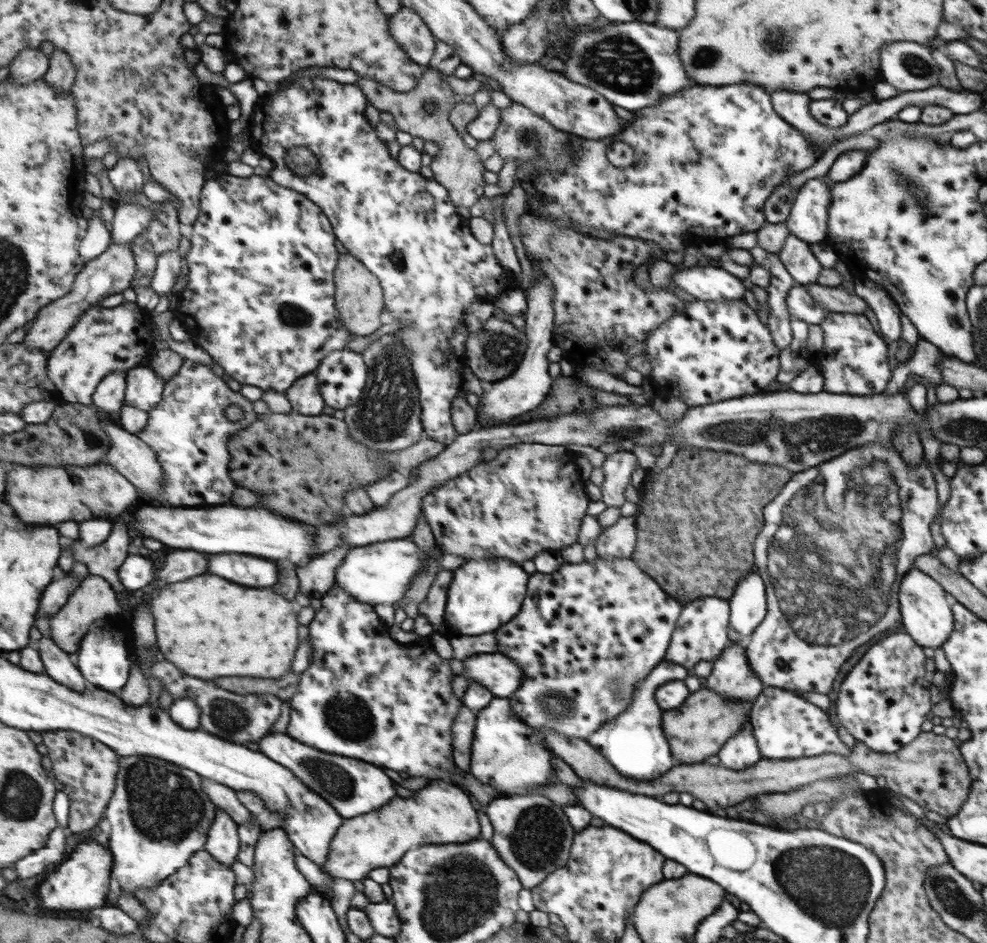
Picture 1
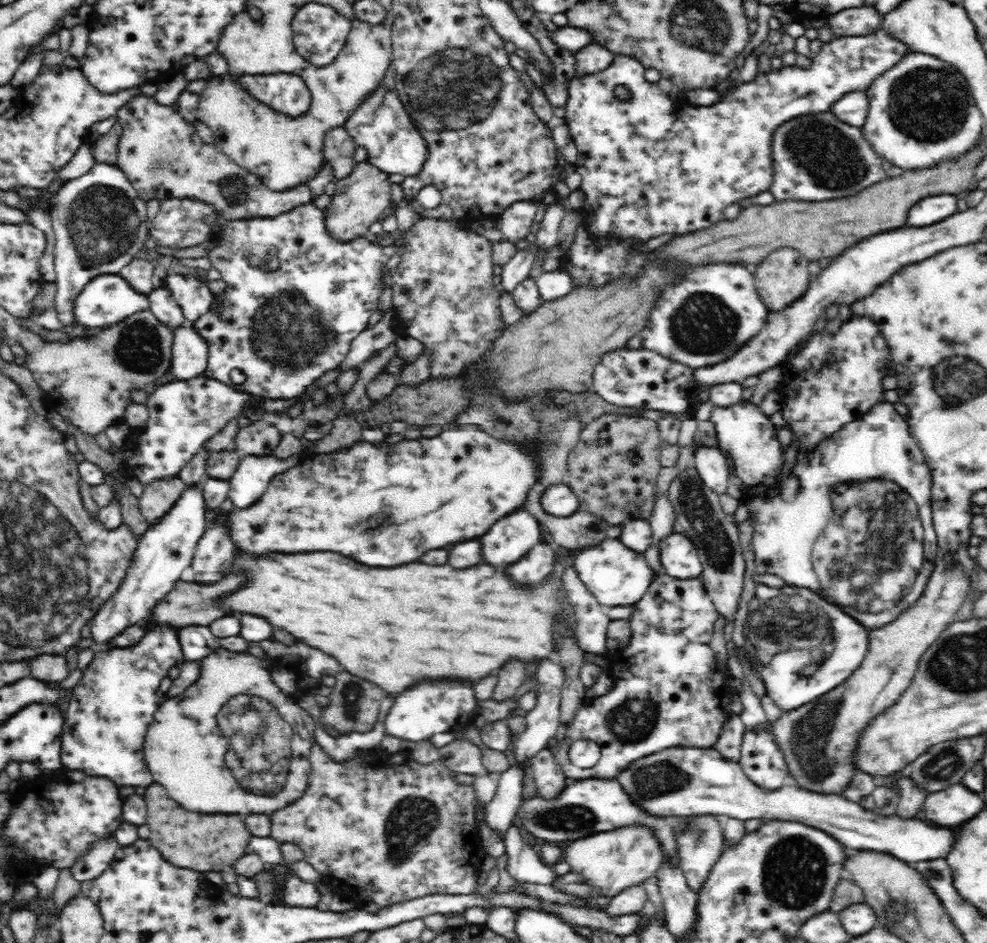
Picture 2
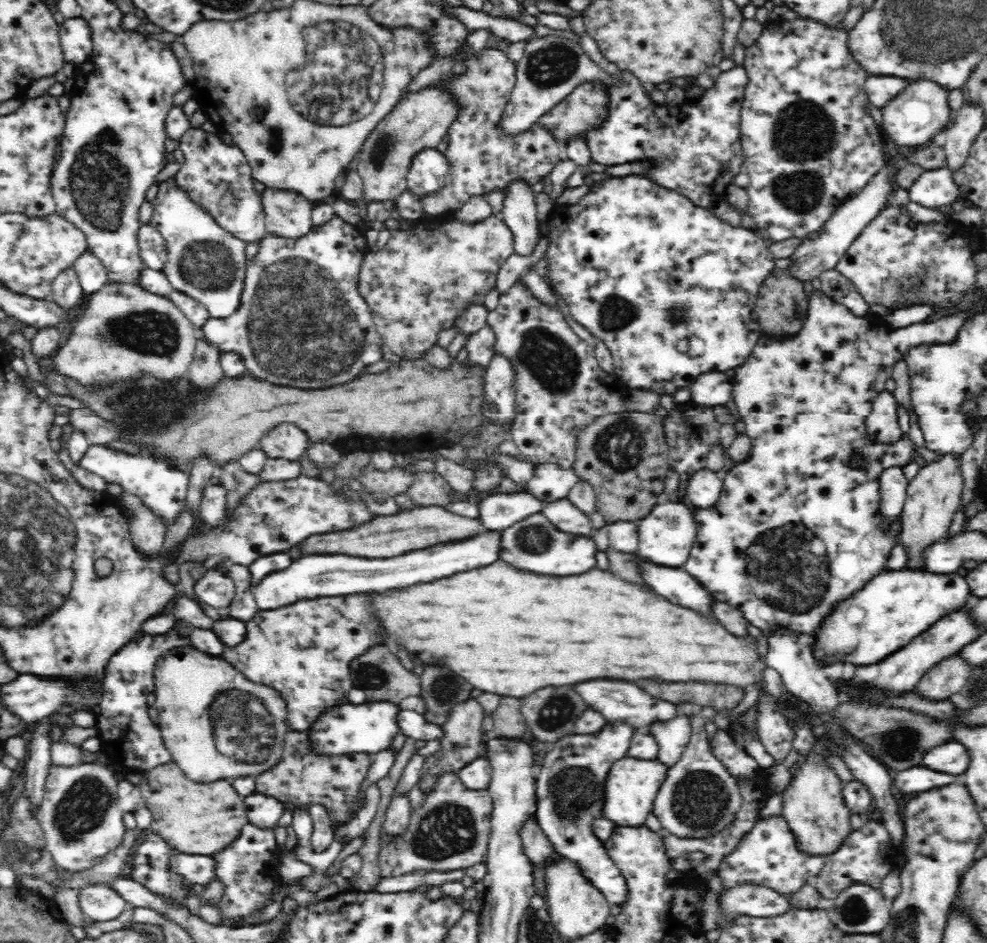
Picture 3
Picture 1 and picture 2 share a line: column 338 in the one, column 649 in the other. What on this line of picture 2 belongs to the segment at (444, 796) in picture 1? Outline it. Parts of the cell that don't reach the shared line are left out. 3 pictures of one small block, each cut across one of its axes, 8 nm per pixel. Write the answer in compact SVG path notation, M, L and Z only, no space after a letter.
M625 827L570 841L570 846L564 848L562 861L570 866L570 872L580 876L586 887L592 888L596 898L613 898L626 888L654 877L661 862L661 851L656 836L648 829Z

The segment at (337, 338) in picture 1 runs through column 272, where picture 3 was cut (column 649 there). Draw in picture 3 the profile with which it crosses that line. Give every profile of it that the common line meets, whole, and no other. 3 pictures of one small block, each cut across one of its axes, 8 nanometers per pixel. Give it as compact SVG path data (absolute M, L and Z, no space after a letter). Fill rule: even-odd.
M644 174L608 177L594 185L588 193L580 198L577 204L566 205L564 214L560 229L550 226L547 232L549 242L546 246L546 254L544 254L544 258L547 260L544 262L548 268L550 288L552 288L556 299L560 299L566 304L568 314L574 318L574 322L584 326L588 332L599 338L608 347L614 359L616 376L624 382L626 387L652 391L659 396L674 395L679 389L690 386L704 372L725 372L730 369L735 370L744 364L764 335L761 326L757 323L754 305L760 286L775 268L774 258L766 240L745 228L729 225L726 221L716 217L711 208L697 205L690 197L684 196L684 193L666 188L664 185L648 179ZM694 336L702 339L702 344L704 344L704 352L699 356L692 356L692 354L684 352L684 348L678 346L678 344L682 344L684 338Z

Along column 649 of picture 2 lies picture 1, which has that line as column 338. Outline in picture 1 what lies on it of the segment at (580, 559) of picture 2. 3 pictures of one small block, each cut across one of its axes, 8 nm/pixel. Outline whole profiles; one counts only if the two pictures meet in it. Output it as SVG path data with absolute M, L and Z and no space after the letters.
M411 536L353 547L351 553L337 567L336 584L339 584L345 592L349 592L353 600L359 600L361 604L392 605L404 598L414 578L425 570L425 561L429 559L429 555L431 554L421 552L421 548L411 540Z

